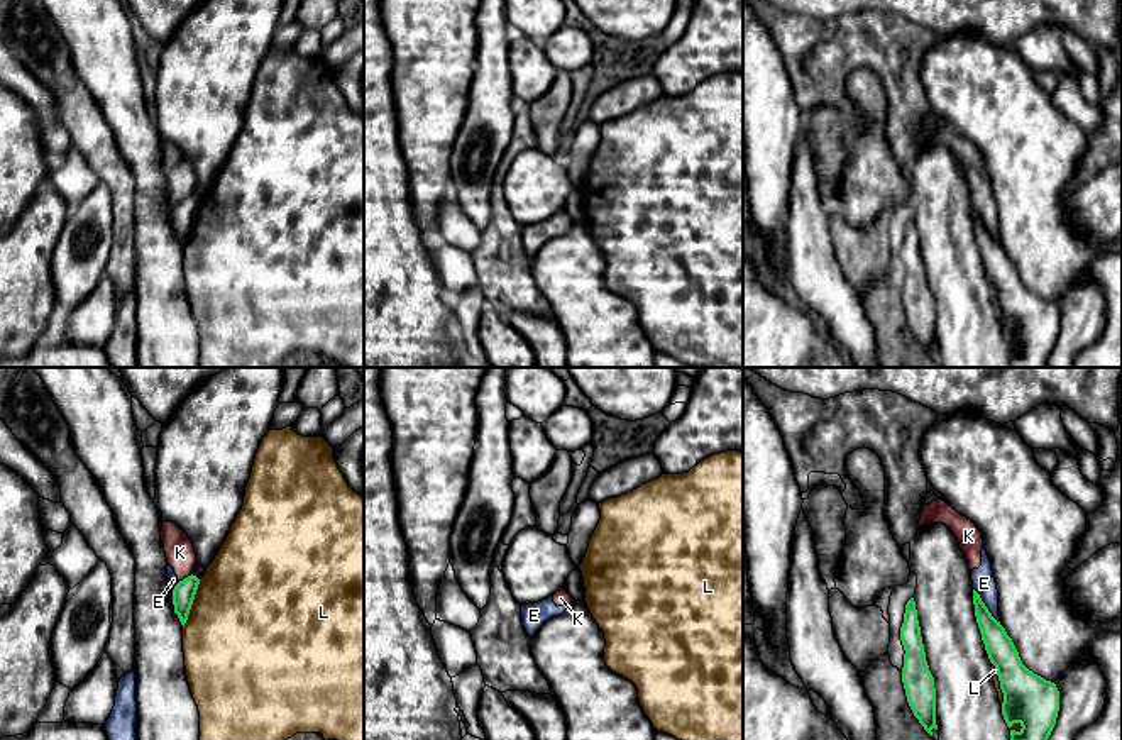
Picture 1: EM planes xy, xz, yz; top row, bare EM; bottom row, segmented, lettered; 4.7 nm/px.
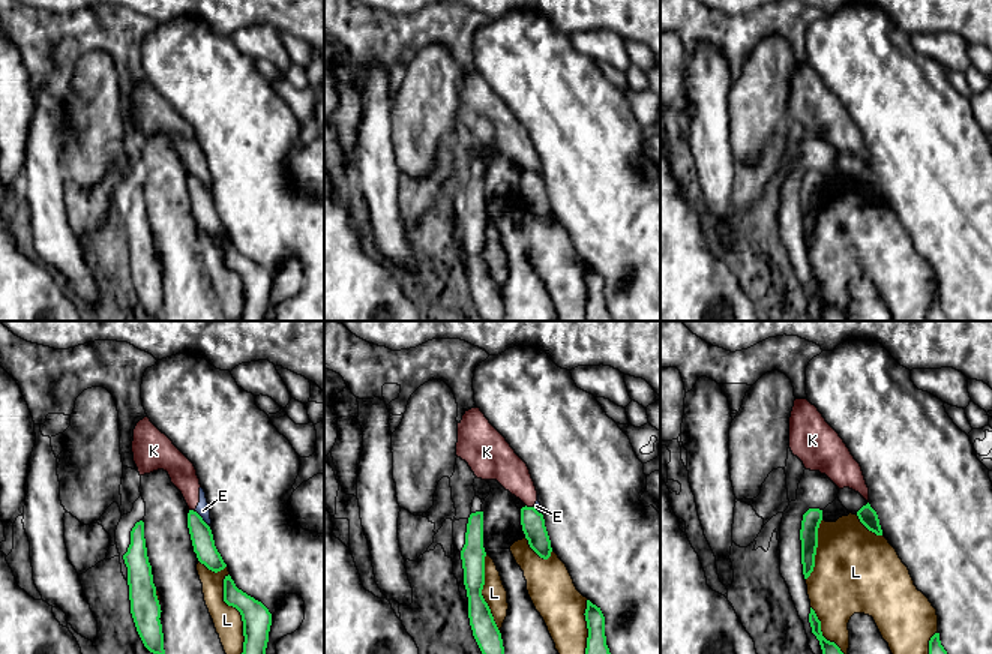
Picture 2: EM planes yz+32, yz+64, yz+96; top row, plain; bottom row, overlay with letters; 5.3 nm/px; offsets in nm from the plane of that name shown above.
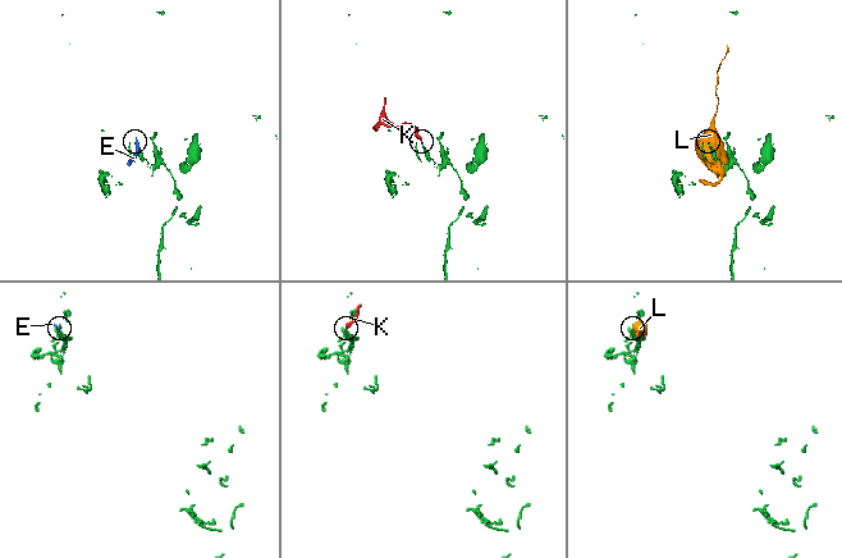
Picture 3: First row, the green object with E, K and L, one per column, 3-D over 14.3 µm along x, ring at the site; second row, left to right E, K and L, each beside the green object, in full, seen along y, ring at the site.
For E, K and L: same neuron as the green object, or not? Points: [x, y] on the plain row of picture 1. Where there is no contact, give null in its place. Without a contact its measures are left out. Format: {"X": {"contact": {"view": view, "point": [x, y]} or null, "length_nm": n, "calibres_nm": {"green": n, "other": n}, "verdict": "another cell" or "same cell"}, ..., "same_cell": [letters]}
{"E": {"contact": {"view": "yz", "point": [984, 226]}, "length_nm": 200, "calibres_nm": {"green": 140, "other": 110}, "verdict": "another cell"}, "K": {"contact": {"view": "xy", "point": [185, 198]}, "length_nm": 80, "calibres_nm": {"green": 110, "other": 140}, "verdict": "another cell"}, "L": {"contact": {"view": "xy", "point": [192, 224]}, "length_nm": 240, "calibres_nm": {"green": 110, "other": 500}, "verdict": "another cell"}, "same_cell": []}

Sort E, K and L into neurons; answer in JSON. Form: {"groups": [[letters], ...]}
{"groups": [["E", "K"], ["L"]]}

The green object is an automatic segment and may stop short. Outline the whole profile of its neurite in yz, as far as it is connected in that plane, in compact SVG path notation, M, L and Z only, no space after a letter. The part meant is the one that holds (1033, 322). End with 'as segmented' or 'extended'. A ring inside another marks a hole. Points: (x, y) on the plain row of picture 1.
M973 210L975 237L1004 313L1002 335L1010 349L1012 367L1048 367L1059 332L1054 303L1029 291L1005 249Z; as segmented

